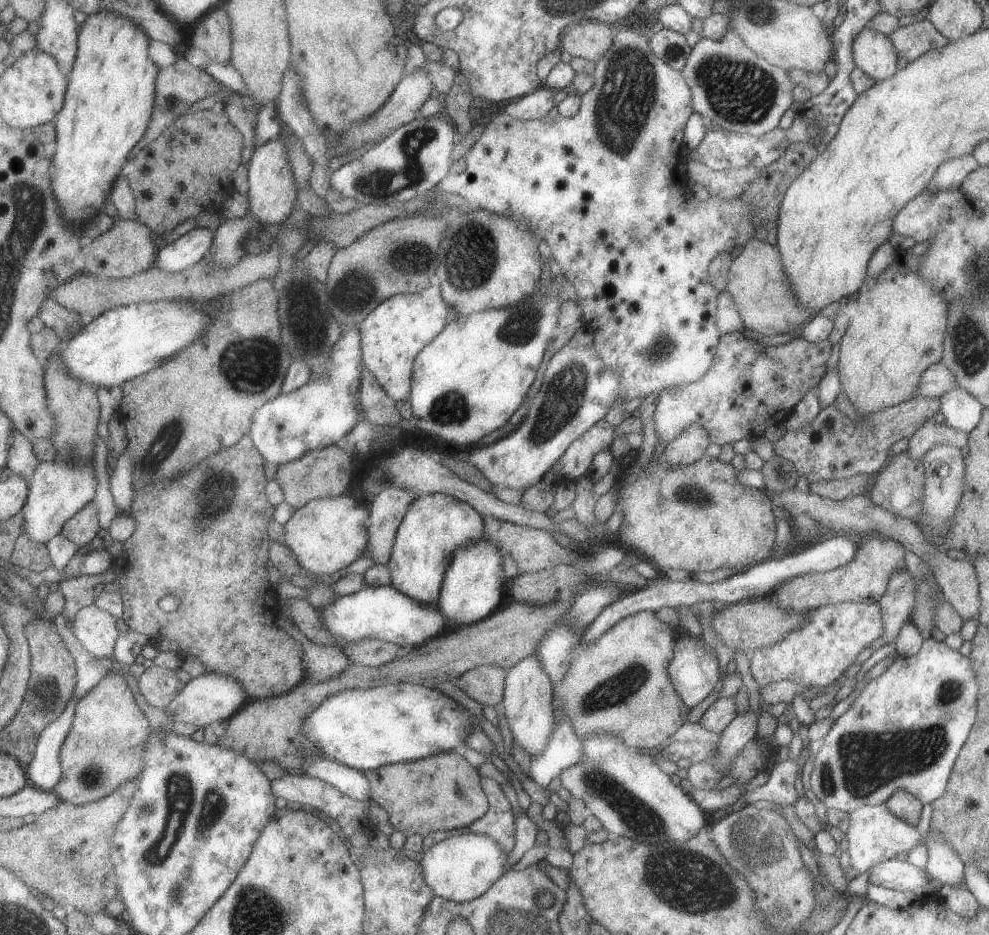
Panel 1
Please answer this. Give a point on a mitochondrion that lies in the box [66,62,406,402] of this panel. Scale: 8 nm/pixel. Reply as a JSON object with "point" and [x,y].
{"point":[250,366]}

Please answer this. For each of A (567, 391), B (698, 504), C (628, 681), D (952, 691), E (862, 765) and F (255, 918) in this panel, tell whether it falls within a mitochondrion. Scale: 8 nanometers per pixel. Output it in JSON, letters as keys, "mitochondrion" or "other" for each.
{"A":"mitochondrion","B":"mitochondrion","C":"mitochondrion","D":"mitochondrion","E":"mitochondrion","F":"mitochondrion"}

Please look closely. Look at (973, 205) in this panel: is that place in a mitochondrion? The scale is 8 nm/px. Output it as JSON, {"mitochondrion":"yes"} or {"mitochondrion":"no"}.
{"mitochondrion":"no"}

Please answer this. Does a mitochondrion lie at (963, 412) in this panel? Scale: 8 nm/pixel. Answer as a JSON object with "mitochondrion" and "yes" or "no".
{"mitochondrion":"no"}

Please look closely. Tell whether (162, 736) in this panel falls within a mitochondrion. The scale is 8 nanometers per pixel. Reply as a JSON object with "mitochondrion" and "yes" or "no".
{"mitochondrion":"no"}

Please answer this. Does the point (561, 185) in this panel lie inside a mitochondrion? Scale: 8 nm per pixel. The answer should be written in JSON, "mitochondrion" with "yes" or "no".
{"mitochondrion":"no"}

